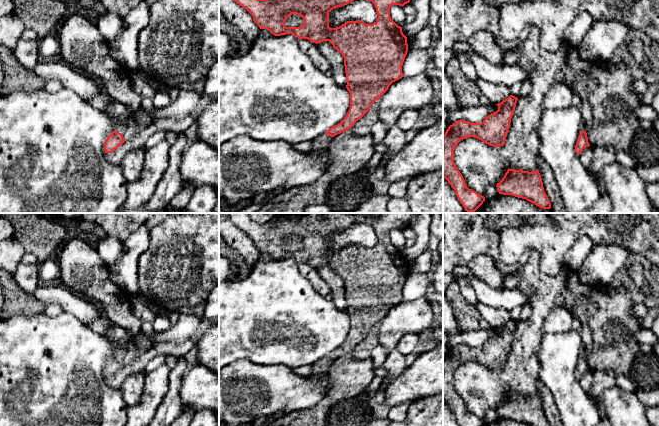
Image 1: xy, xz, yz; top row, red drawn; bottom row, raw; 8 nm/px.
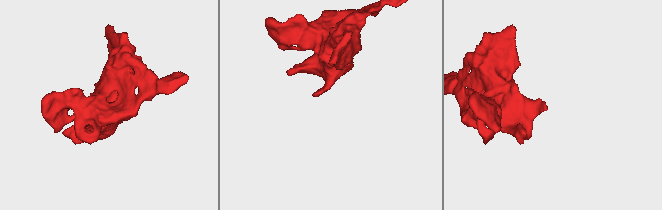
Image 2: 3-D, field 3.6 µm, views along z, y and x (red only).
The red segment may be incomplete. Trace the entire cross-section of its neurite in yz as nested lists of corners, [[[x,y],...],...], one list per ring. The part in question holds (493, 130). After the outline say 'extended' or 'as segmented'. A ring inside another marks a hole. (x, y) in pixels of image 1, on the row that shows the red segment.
[[[510,95],[496,104],[498,110],[481,123],[458,120],[448,127],[443,135],[443,177],[455,190],[465,211],[474,213],[485,201],[485,197],[466,186],[465,180],[454,163],[454,150],[458,143],[474,137],[489,146],[503,146],[510,128],[518,98]]] | as segmented

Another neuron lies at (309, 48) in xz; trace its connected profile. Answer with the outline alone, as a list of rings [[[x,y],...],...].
[[[298,39],[299,48],[312,61],[313,65],[326,75],[332,74],[332,67],[326,58],[321,54],[316,43],[308,39]]]

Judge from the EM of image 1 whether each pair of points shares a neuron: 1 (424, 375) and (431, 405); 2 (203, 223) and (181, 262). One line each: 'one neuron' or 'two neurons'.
1: two neurons
2: one neuron

